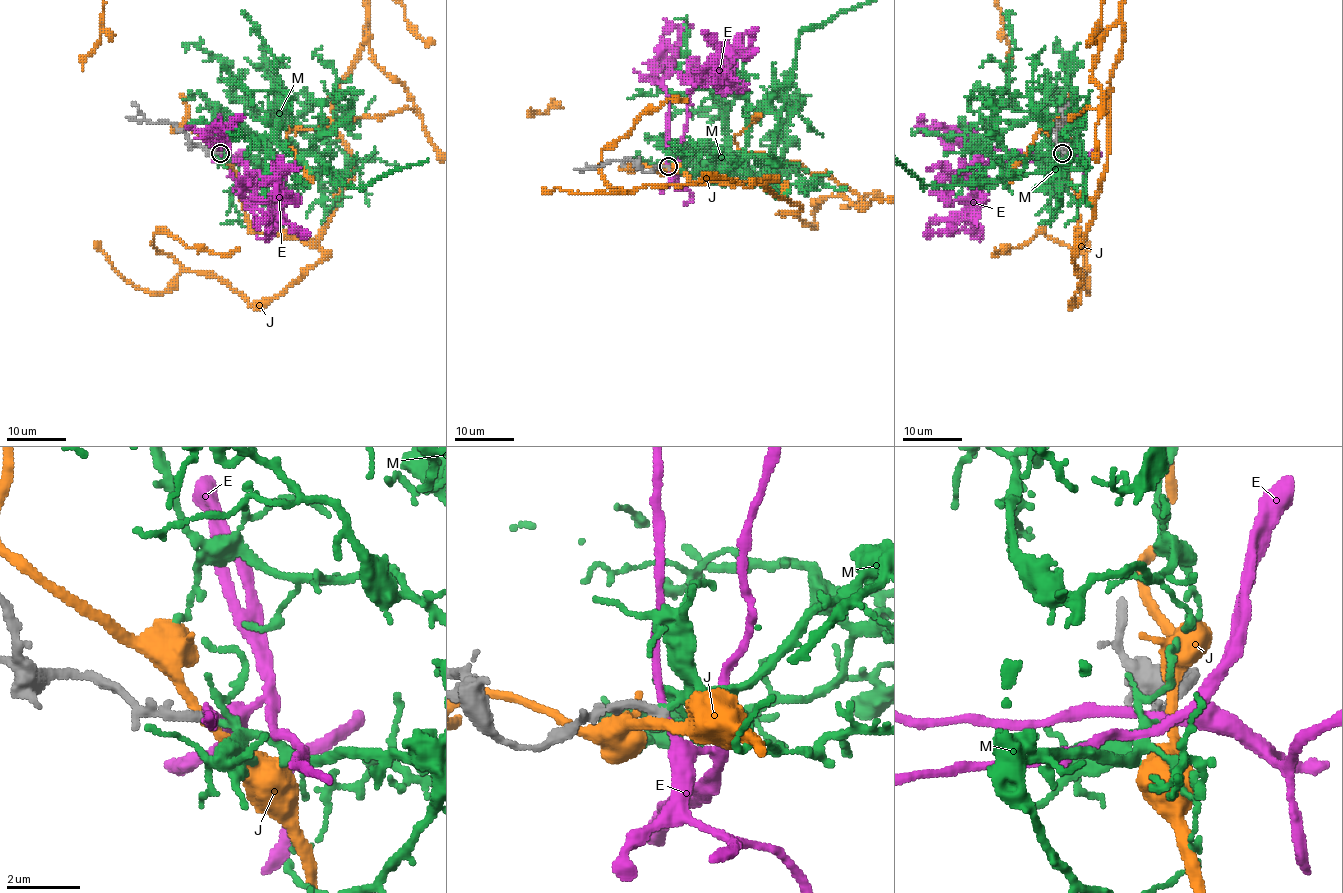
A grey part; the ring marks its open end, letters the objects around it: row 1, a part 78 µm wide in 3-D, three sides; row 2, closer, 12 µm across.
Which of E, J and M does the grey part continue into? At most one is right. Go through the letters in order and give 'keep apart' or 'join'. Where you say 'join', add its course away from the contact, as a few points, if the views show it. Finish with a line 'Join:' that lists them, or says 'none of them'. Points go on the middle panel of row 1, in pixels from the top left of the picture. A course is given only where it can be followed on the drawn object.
E: keep apart
J: keep apart
M: join
Join: M

